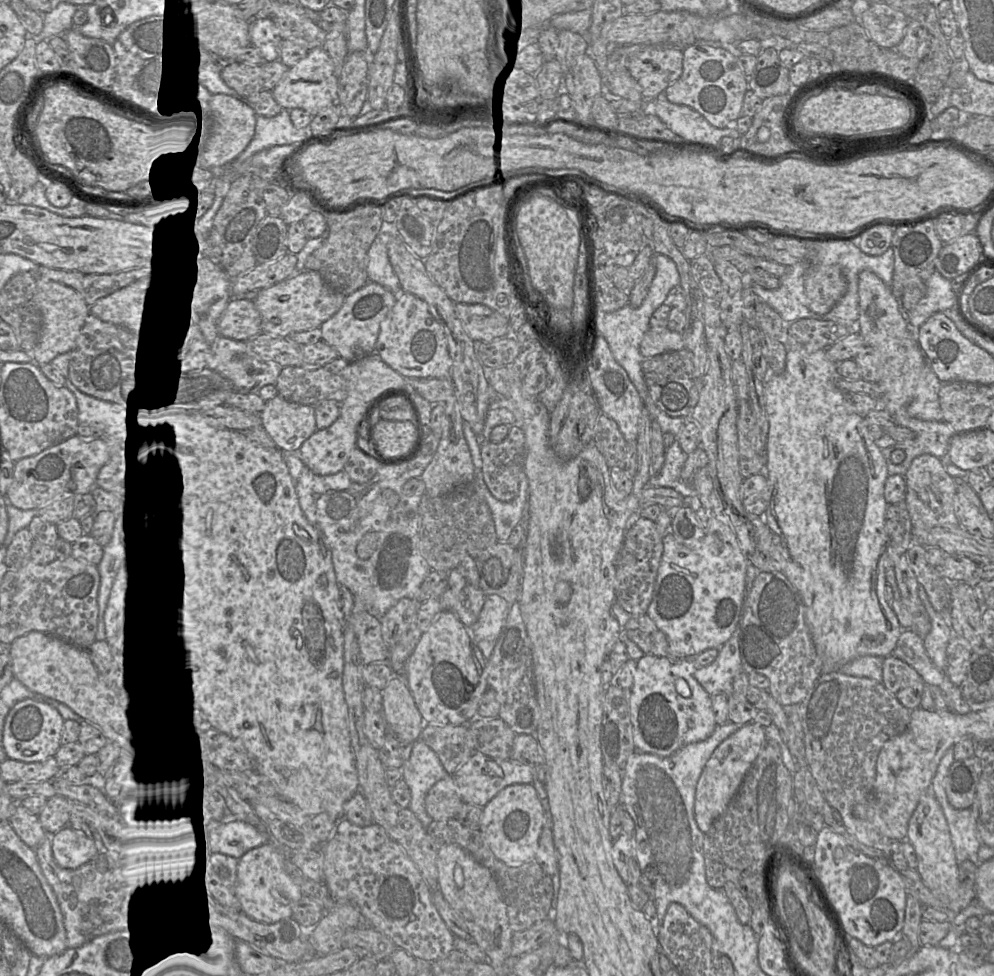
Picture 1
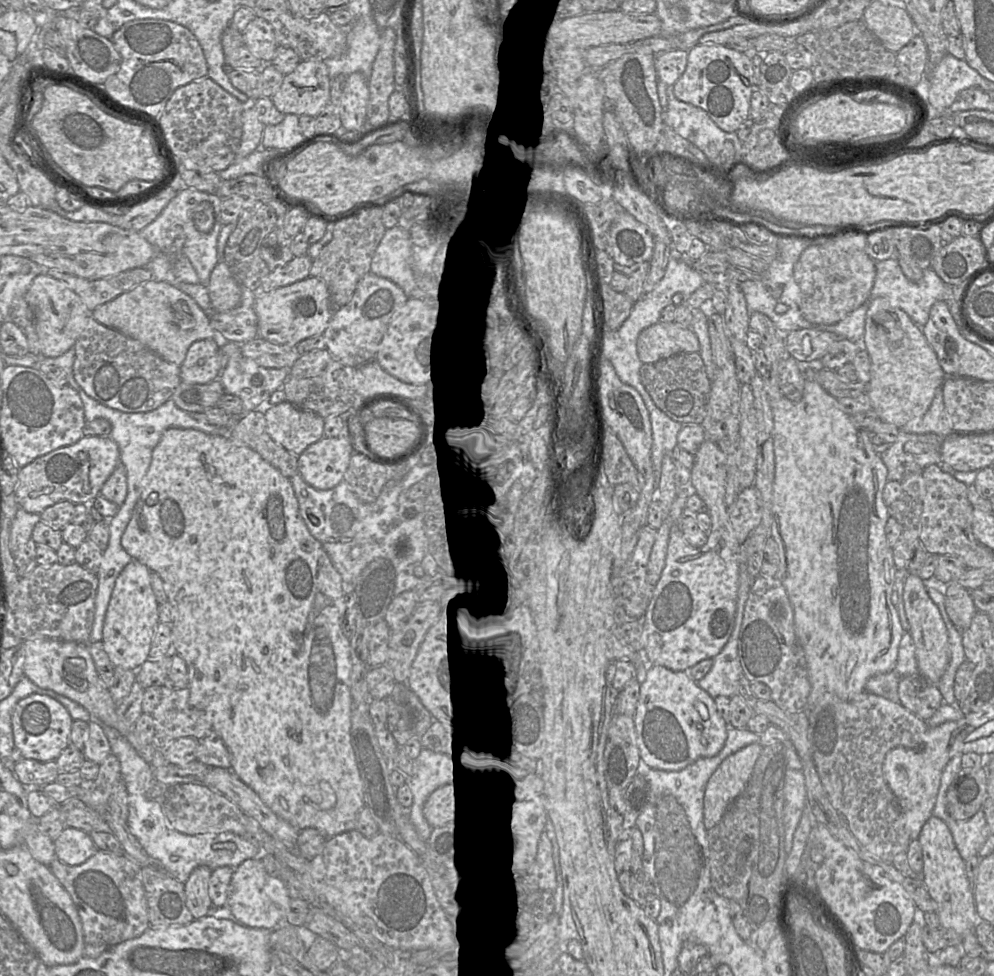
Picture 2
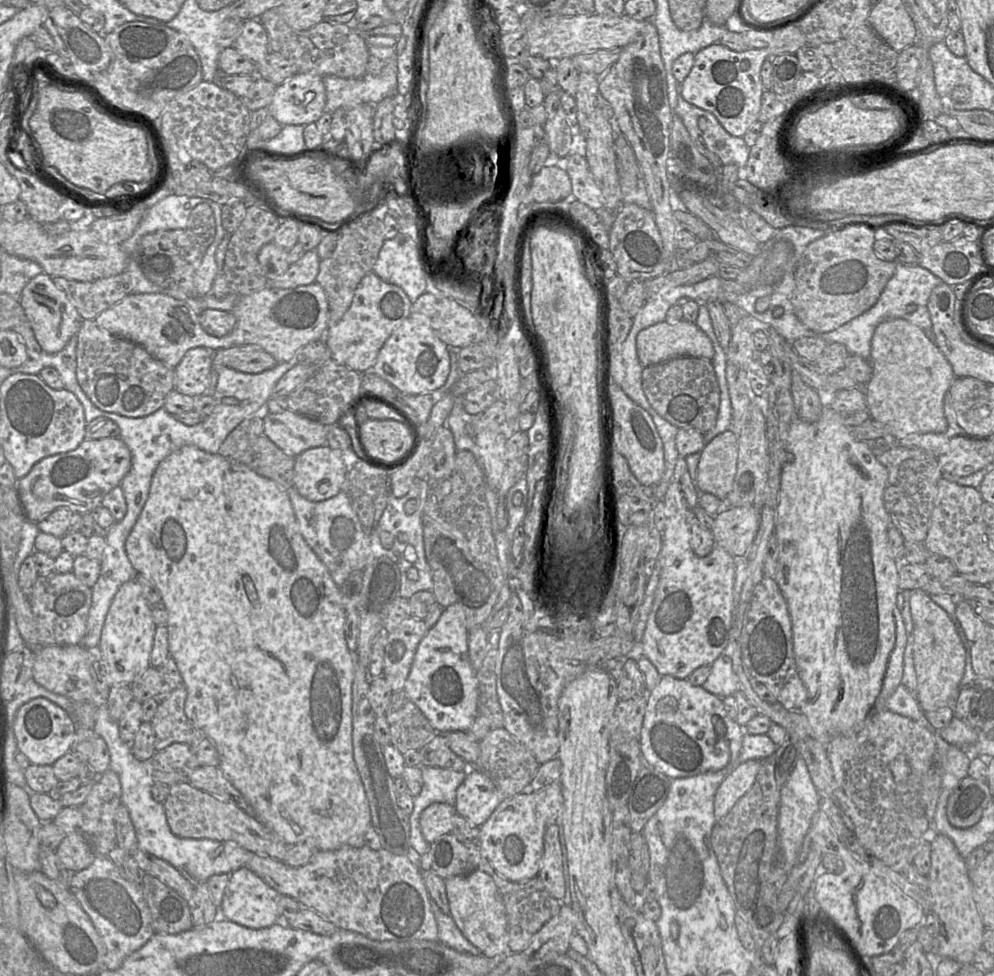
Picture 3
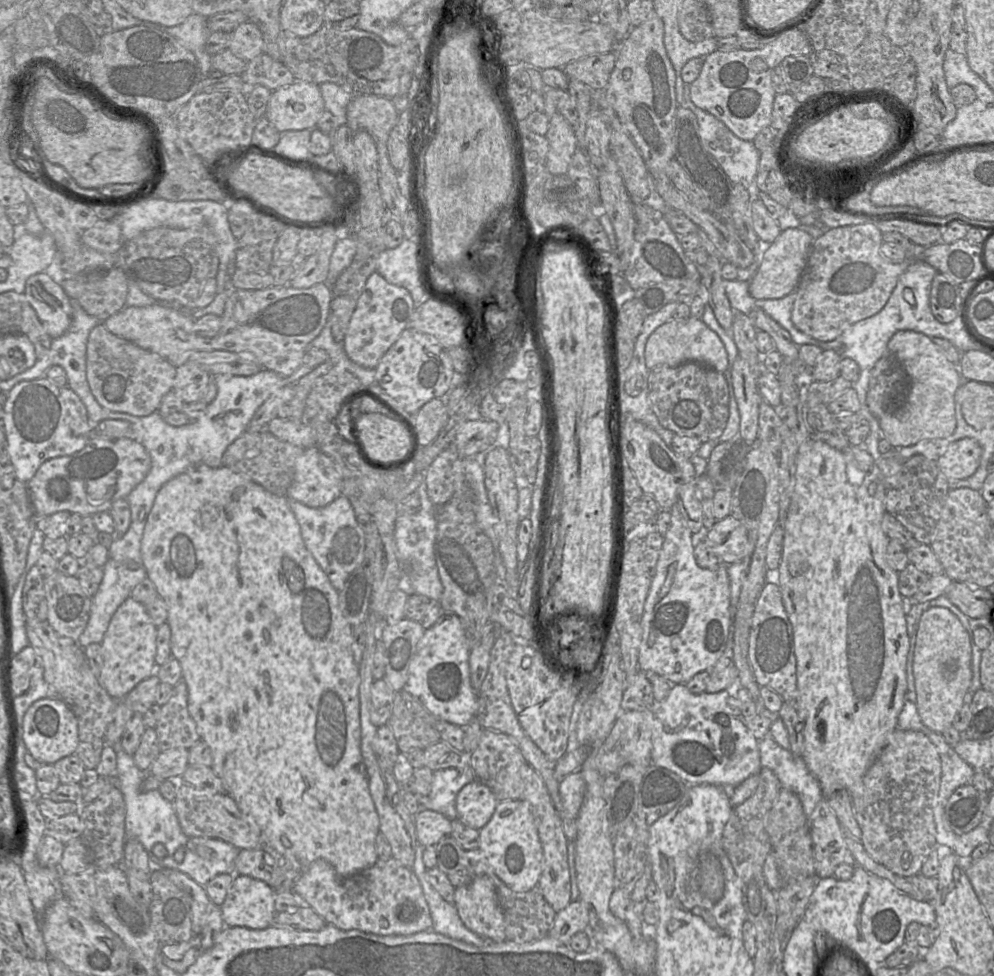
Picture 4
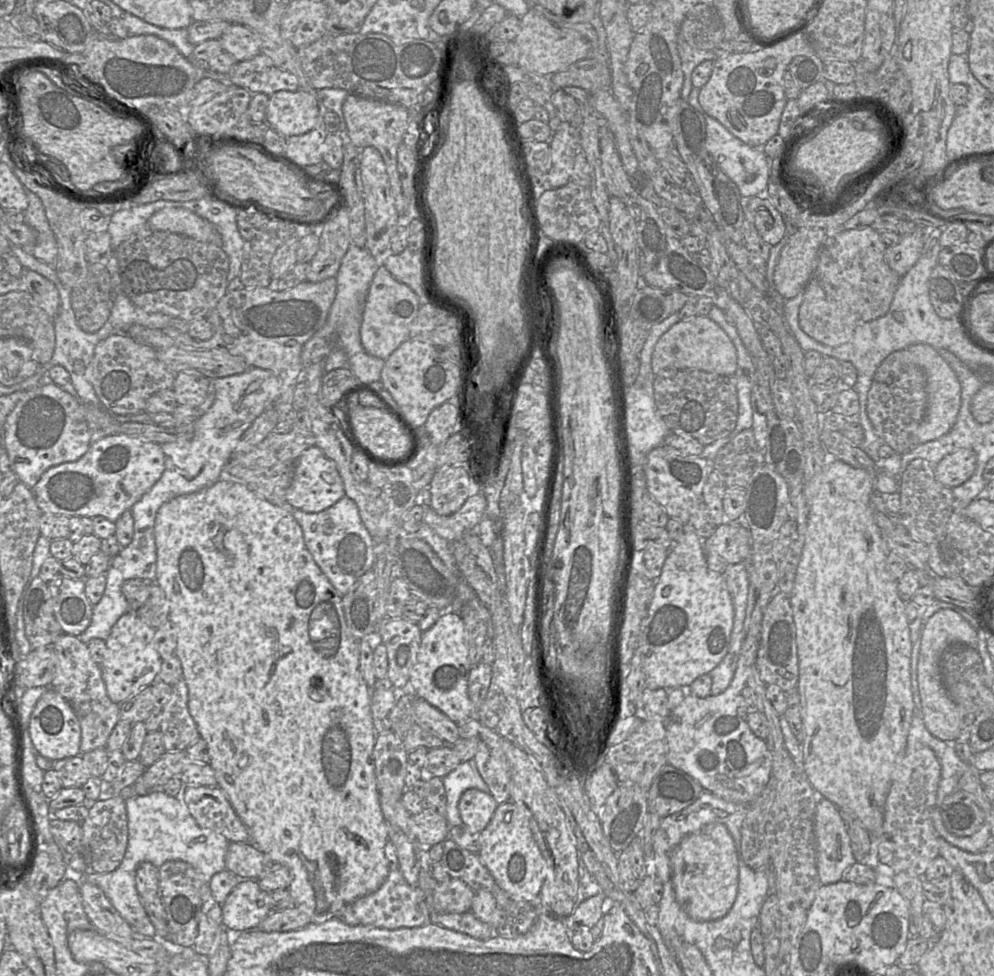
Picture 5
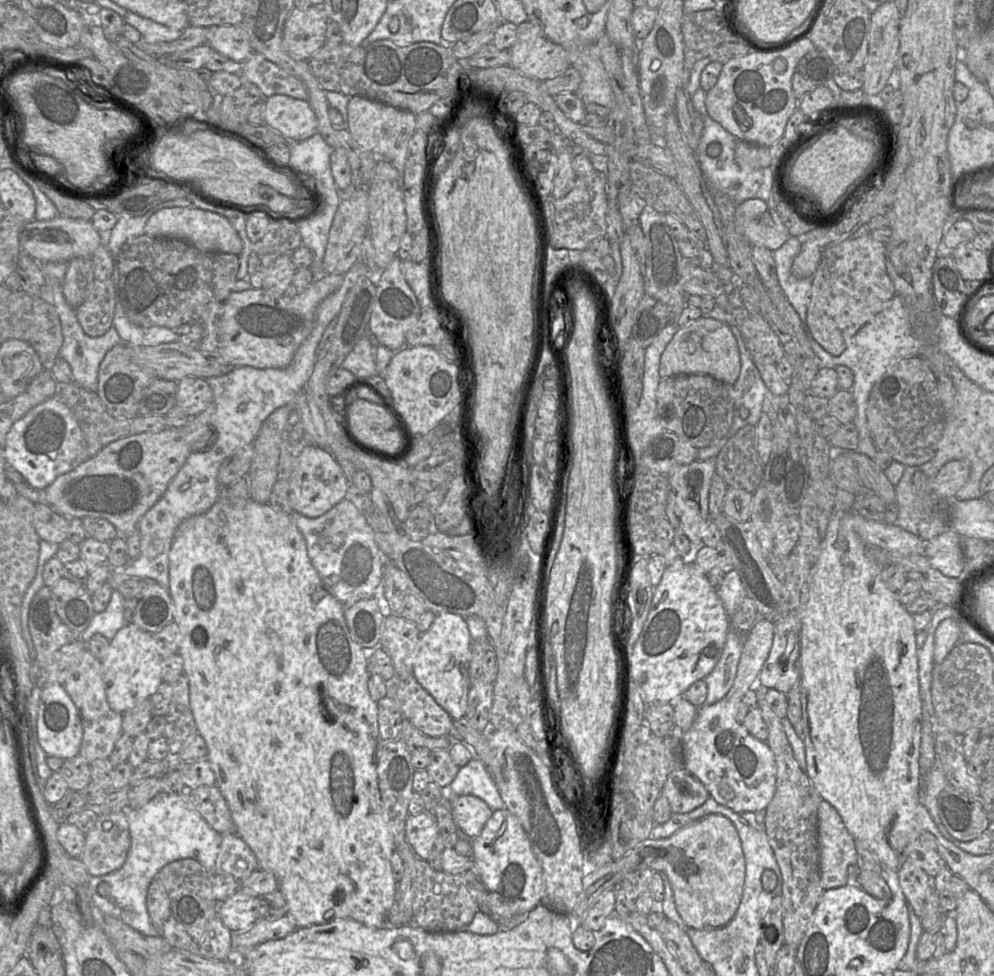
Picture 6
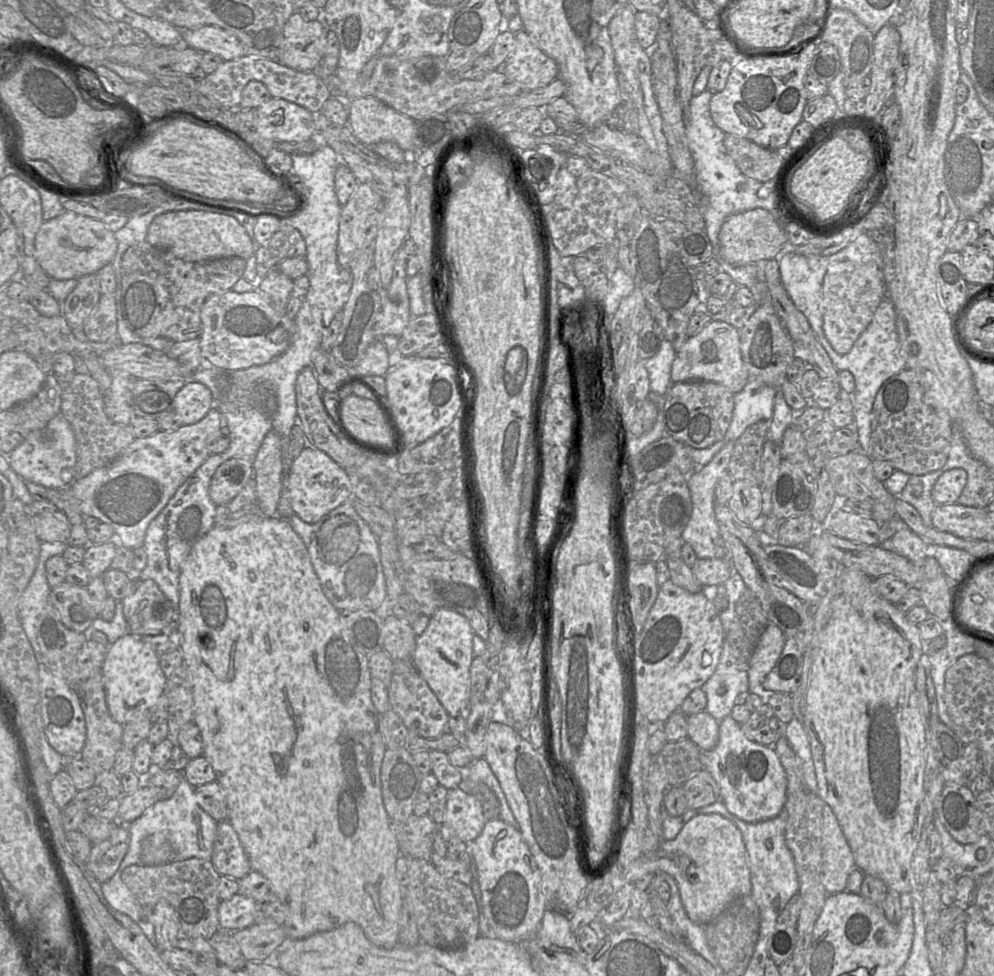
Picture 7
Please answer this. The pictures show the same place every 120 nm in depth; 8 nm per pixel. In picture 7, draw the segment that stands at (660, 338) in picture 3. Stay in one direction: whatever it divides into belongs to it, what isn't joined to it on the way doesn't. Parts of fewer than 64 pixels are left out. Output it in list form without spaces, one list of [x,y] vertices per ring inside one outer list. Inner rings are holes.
[[[711,320],[697,334],[686,339],[676,352],[671,368],[672,383],[700,379],[720,383],[733,394],[740,392],[748,382],[741,350],[739,329],[723,320]]]

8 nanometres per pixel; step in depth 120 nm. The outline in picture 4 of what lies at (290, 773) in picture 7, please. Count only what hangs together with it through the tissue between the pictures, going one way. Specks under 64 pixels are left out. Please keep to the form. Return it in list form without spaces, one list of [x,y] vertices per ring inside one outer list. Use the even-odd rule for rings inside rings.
[[[194,465],[169,480],[158,491],[145,524],[141,556],[147,577],[167,604],[171,655],[181,664],[182,679],[188,688],[188,711],[196,723],[200,739],[210,748],[211,768],[221,779],[226,793],[259,830],[263,848],[276,855],[296,857],[302,871],[313,861],[323,859],[342,878],[376,864],[379,860],[375,849],[379,817],[370,794],[360,747],[360,675],[352,652],[352,627],[339,608],[338,591],[305,546],[287,497],[269,492],[225,466]]]

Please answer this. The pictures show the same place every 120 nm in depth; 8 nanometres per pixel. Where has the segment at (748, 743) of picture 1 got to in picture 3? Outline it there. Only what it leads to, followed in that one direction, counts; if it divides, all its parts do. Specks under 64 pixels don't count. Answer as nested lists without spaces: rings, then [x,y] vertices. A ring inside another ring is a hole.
[[[747,760],[739,764],[722,781],[714,797],[714,816],[717,822],[723,819],[735,803],[750,790],[759,768],[759,760]]]

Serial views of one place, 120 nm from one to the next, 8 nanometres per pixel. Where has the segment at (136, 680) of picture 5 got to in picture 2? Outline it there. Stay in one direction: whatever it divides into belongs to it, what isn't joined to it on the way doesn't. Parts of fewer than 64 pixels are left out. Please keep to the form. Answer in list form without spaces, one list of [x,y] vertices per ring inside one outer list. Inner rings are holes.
[[[132,559],[116,579],[103,624],[102,642],[113,665],[137,671],[148,659],[158,623],[157,601],[151,585],[150,570]]]

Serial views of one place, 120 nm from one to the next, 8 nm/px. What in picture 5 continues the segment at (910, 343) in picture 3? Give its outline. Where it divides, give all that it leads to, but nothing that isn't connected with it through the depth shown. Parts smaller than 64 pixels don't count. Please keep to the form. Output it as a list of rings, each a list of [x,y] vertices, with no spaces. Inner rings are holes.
[[[914,344],[906,349],[915,357],[917,364],[926,375],[927,408],[921,423],[912,433],[912,445],[915,448],[920,444],[938,439],[950,431],[959,413],[961,387],[955,372],[935,348],[928,344]]]

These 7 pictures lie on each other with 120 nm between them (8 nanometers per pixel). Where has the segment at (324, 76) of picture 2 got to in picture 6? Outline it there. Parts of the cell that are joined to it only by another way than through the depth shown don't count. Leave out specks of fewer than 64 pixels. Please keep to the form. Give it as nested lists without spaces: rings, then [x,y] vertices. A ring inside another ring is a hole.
[[[276,94],[265,99],[265,125],[289,143],[317,133],[317,120],[309,101]]]

